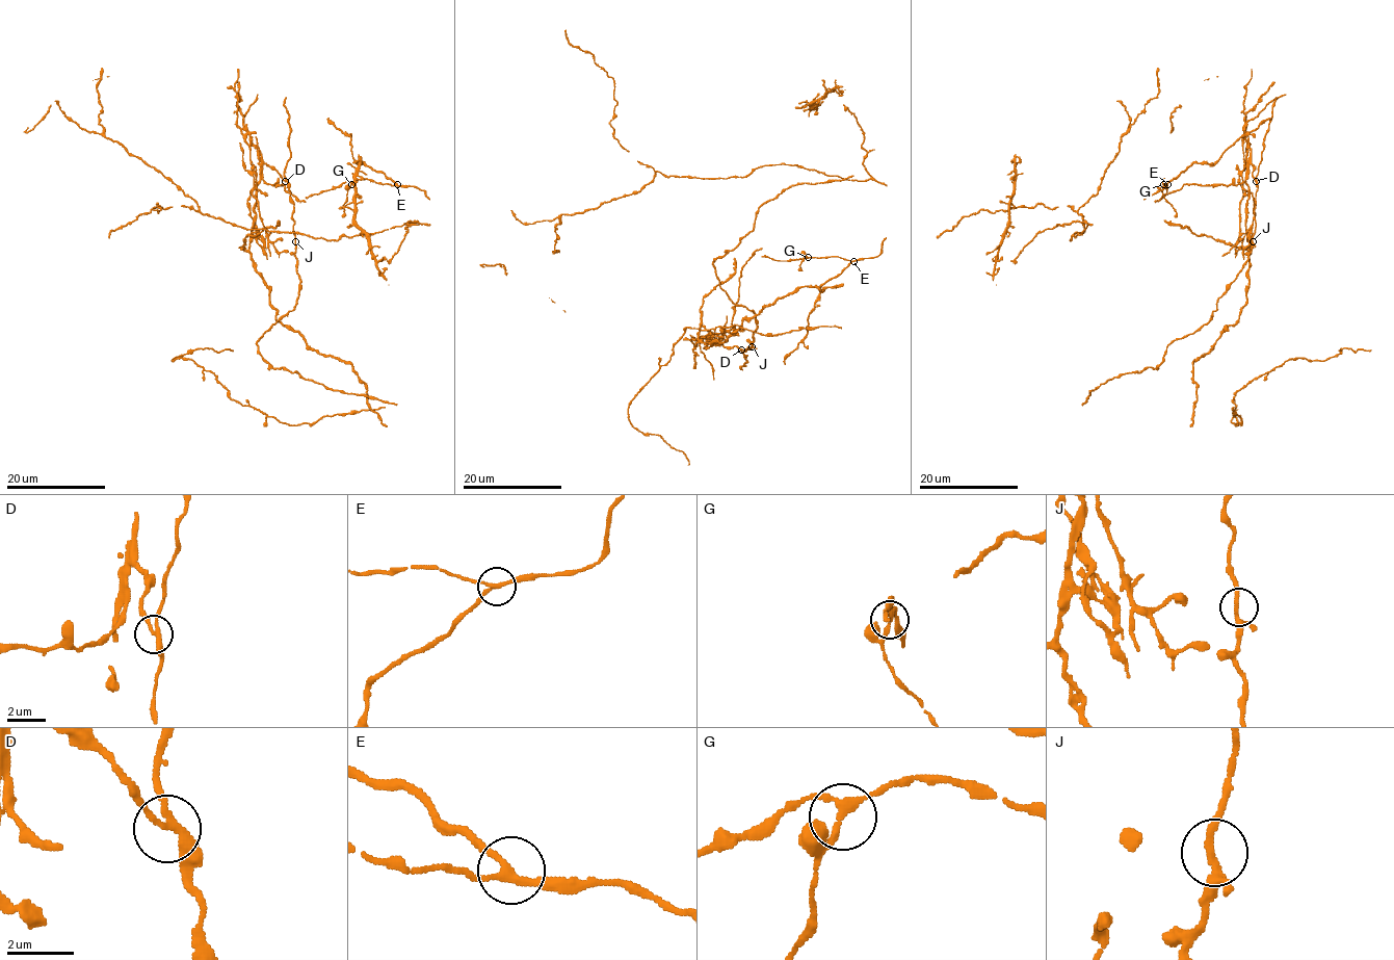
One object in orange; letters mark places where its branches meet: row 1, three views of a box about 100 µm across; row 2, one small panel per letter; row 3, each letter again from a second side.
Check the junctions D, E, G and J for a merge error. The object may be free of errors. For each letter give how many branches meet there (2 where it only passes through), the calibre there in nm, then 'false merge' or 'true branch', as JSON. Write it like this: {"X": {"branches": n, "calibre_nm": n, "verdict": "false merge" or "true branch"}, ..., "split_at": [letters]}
{"D": {"branches": 3, "calibre_nm": 200, "verdict": "false merge"}, "E": {"branches": 3, "calibre_nm": 190, "verdict": "true branch"}, "G": {"branches": 3, "calibre_nm": 180, "verdict": "true branch"}, "J": {"branches": 3, "calibre_nm": 200, "verdict": "true branch"}, "split_at": ["D"]}

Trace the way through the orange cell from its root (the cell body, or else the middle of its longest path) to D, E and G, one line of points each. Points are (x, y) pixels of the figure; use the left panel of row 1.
D: (283, 184), (268, 184), (262, 178), (262, 165), (272, 166), (286, 182)
E: (283, 184), (289, 193), (299, 200), (362, 178), (382, 184), (397, 184)
G: (283, 184), (289, 193), (299, 200), (339, 187), (346, 182), (351, 184)

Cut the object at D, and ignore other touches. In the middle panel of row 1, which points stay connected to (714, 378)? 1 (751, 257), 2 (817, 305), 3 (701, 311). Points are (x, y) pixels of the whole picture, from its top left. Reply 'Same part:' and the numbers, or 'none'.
Same part: 1, 3

